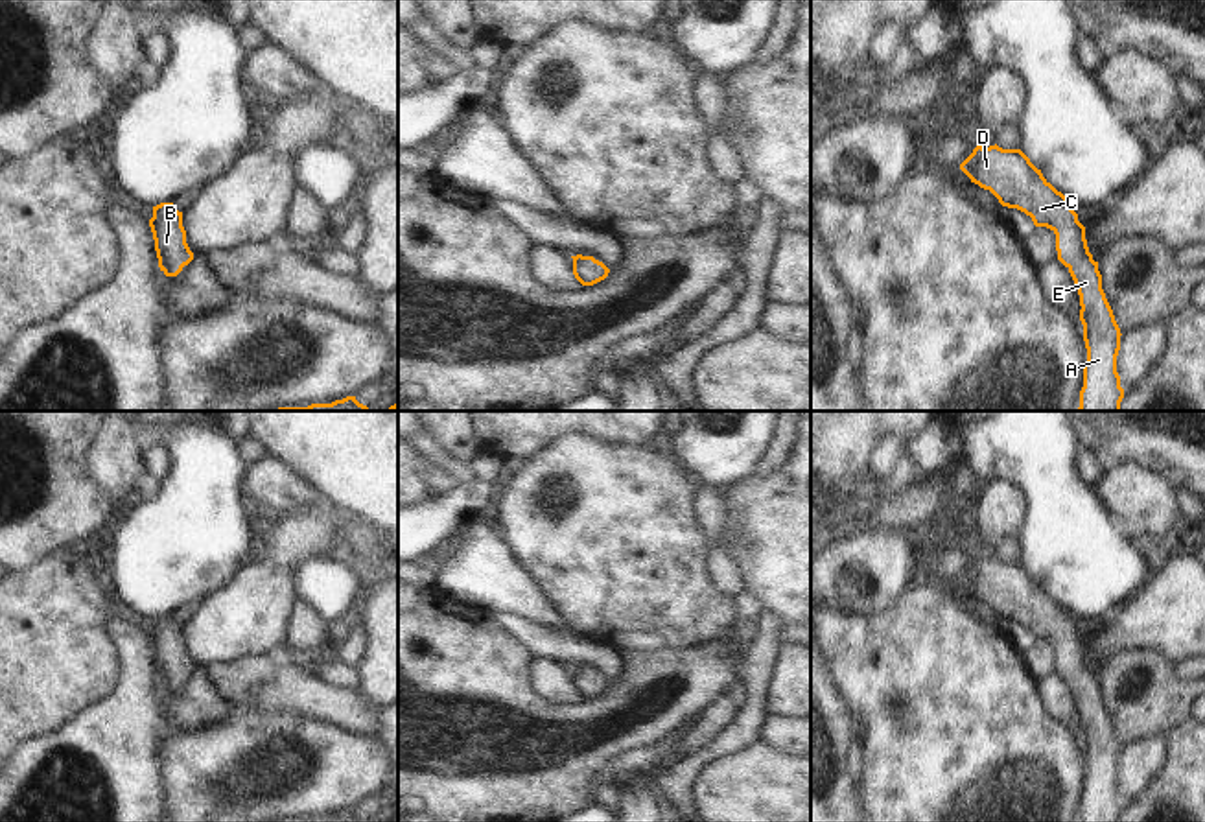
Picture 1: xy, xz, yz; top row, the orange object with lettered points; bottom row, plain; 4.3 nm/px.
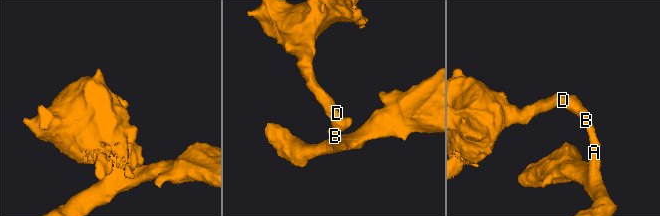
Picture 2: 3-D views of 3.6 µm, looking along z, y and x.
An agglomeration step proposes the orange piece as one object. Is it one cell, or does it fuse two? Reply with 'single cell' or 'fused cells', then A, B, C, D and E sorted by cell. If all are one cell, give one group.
single cell; A B C D E

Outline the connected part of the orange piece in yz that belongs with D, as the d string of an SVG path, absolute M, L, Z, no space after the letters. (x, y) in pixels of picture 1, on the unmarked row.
M977 558L960 582L1002 619L1017 621L1035 640L1056 647L1058 673L1069 682L1080 708L1080 734L1087 774L1078 822L1120 822L1124 802L1117 785L1120 741L1102 702L1098 675L1093 673L1085 640L1069 612L1058 605L1021 562Z

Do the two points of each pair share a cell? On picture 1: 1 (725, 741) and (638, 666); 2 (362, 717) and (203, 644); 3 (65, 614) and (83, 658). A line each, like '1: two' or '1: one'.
1: two
2: two
3: one

